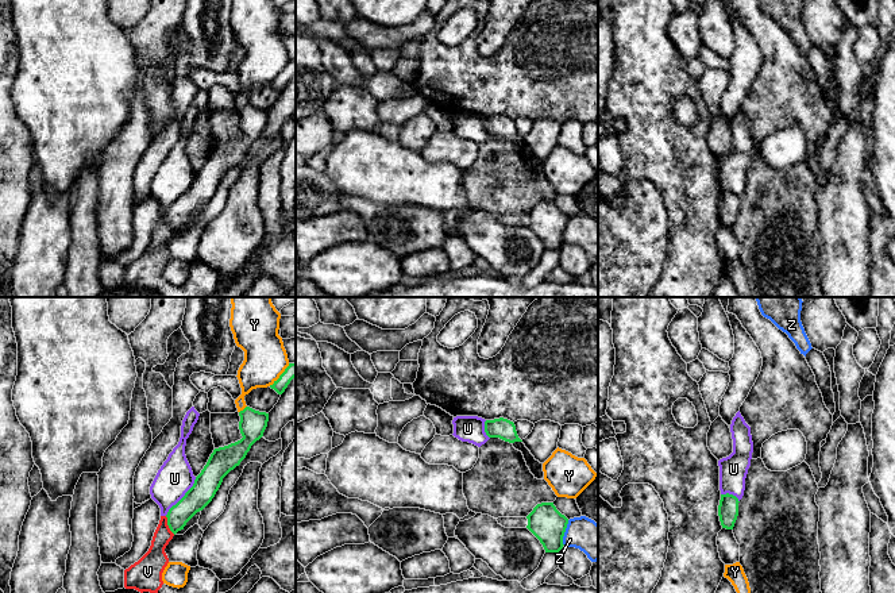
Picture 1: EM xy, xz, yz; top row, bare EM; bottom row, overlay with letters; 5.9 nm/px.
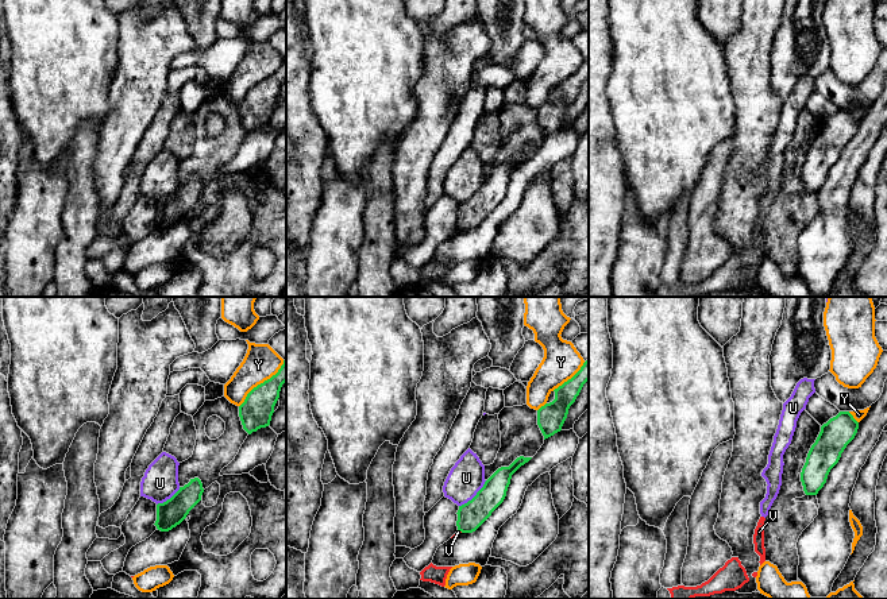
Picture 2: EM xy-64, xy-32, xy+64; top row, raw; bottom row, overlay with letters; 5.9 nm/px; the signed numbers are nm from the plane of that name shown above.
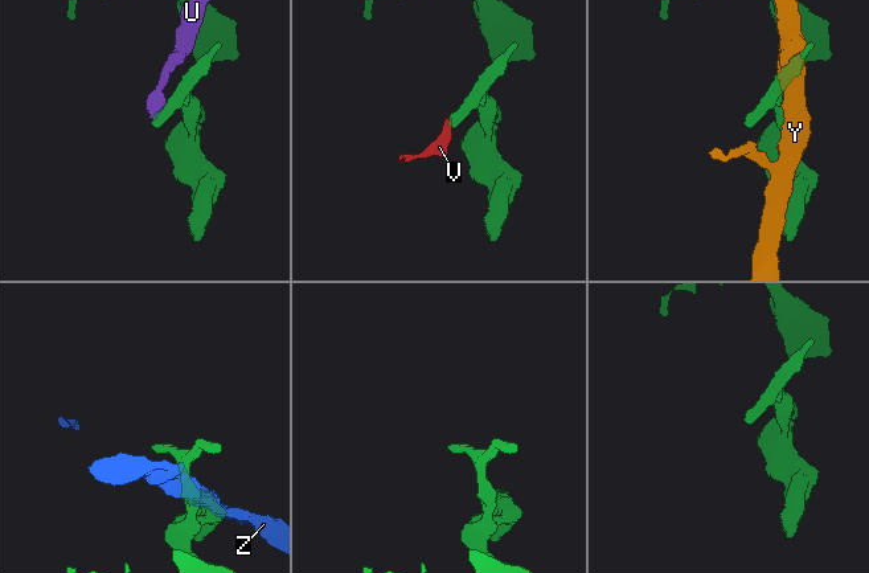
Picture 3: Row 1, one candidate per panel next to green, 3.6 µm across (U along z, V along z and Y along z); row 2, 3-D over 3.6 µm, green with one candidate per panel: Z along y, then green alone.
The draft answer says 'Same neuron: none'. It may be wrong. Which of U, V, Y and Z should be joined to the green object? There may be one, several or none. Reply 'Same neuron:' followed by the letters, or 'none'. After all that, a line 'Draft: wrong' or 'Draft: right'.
Same neuron: none
Draft: right

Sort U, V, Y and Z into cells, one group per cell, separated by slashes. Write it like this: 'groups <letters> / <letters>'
groups U V / Y / Z

